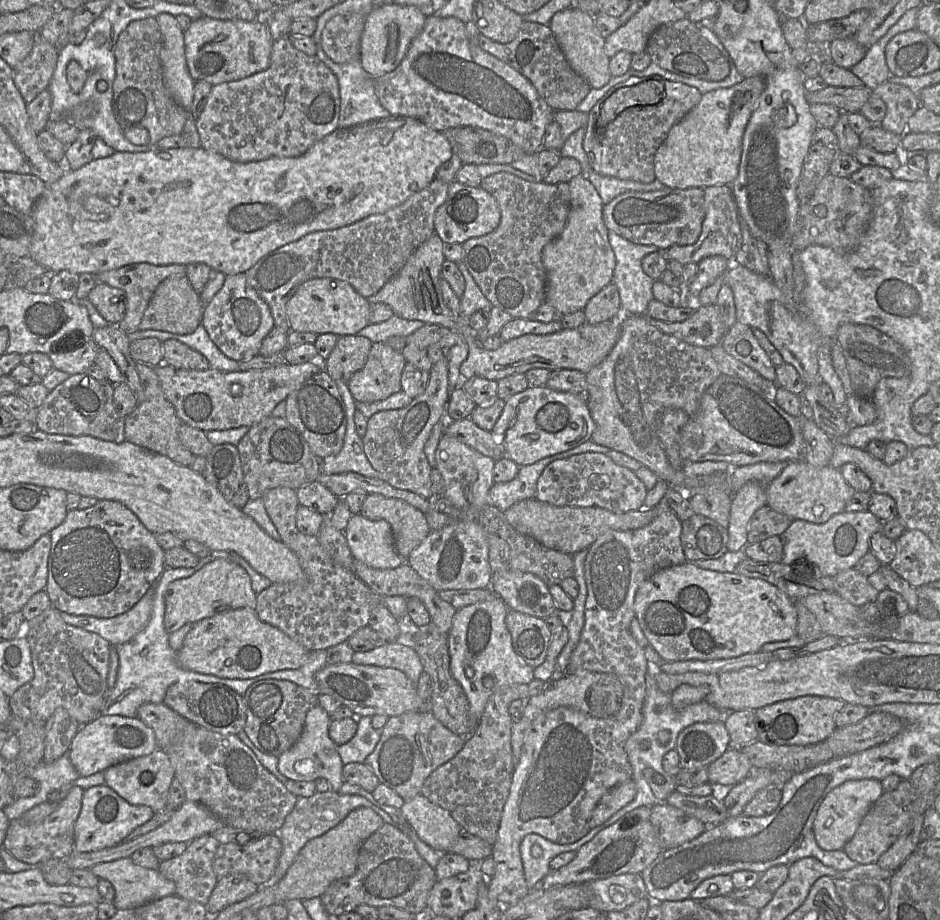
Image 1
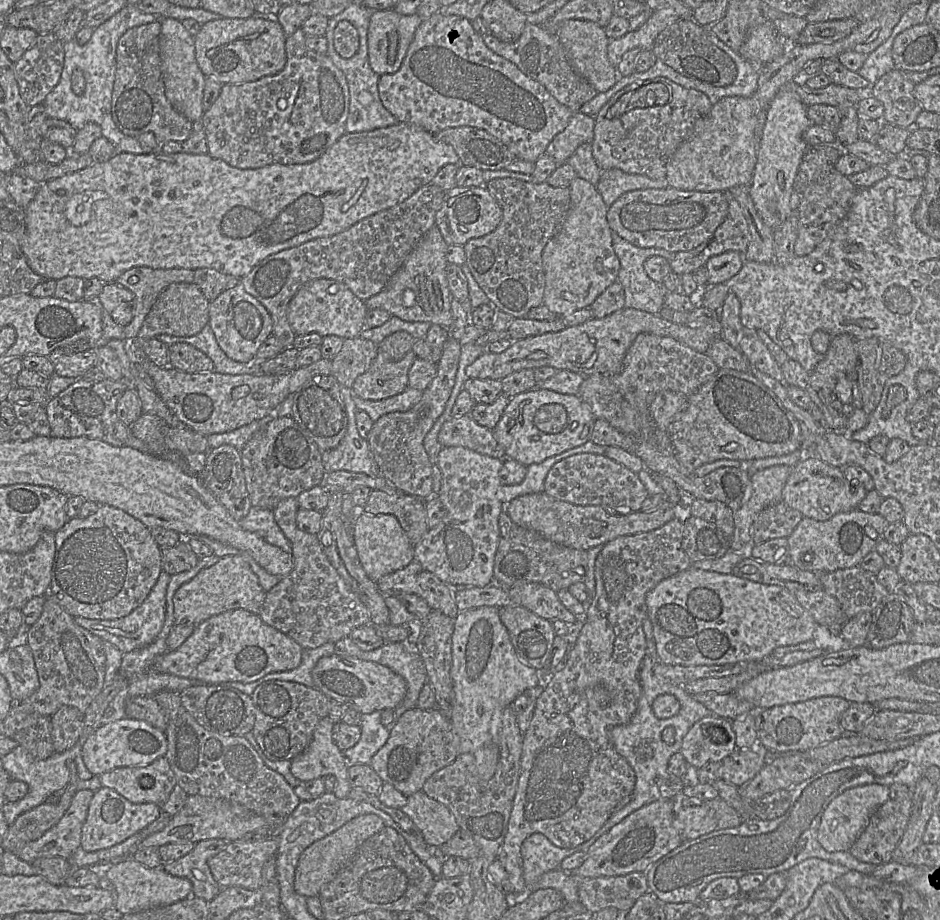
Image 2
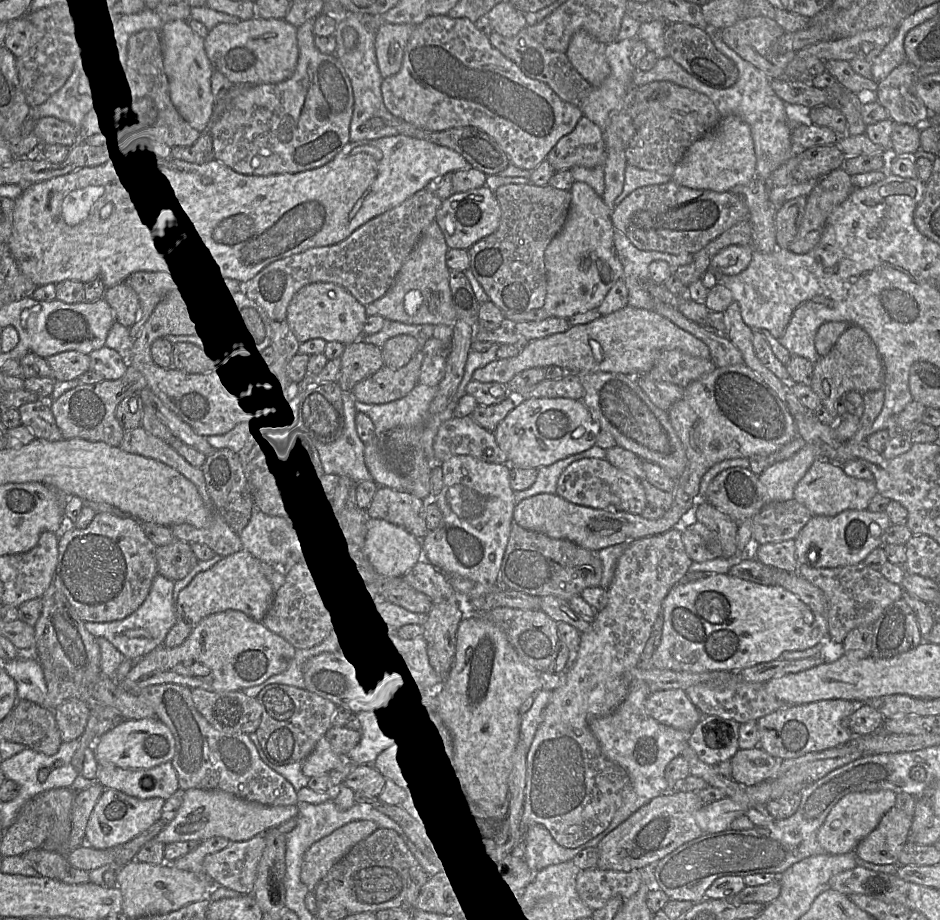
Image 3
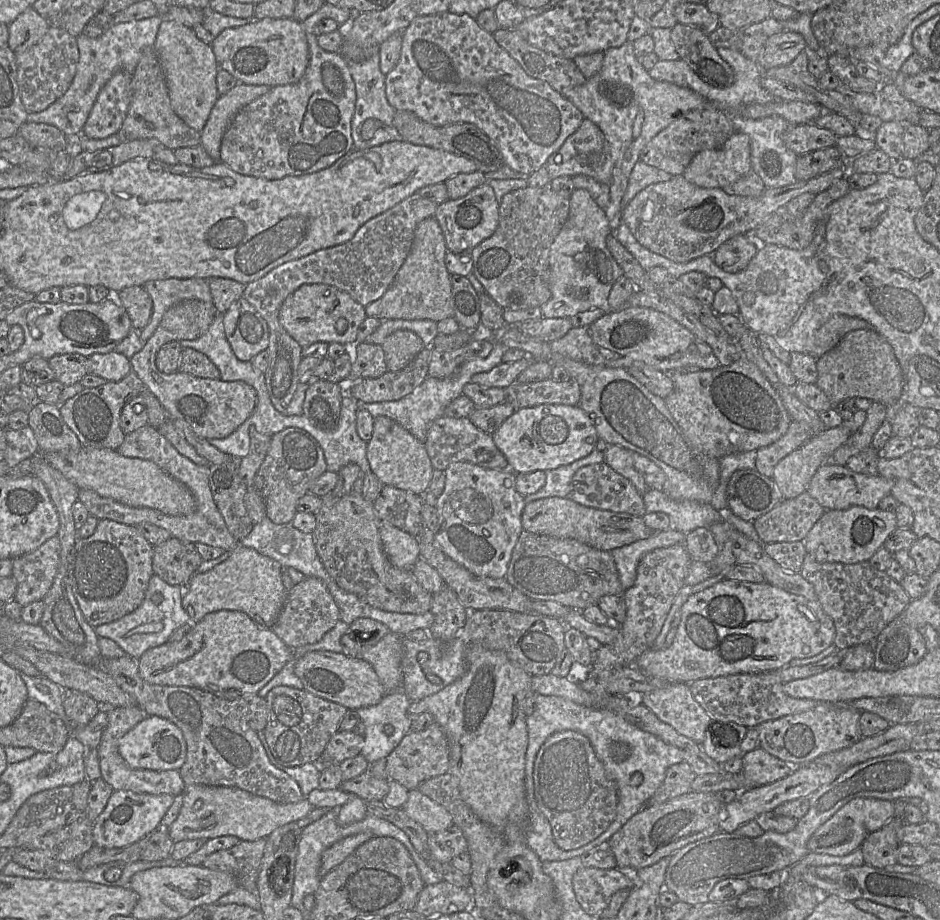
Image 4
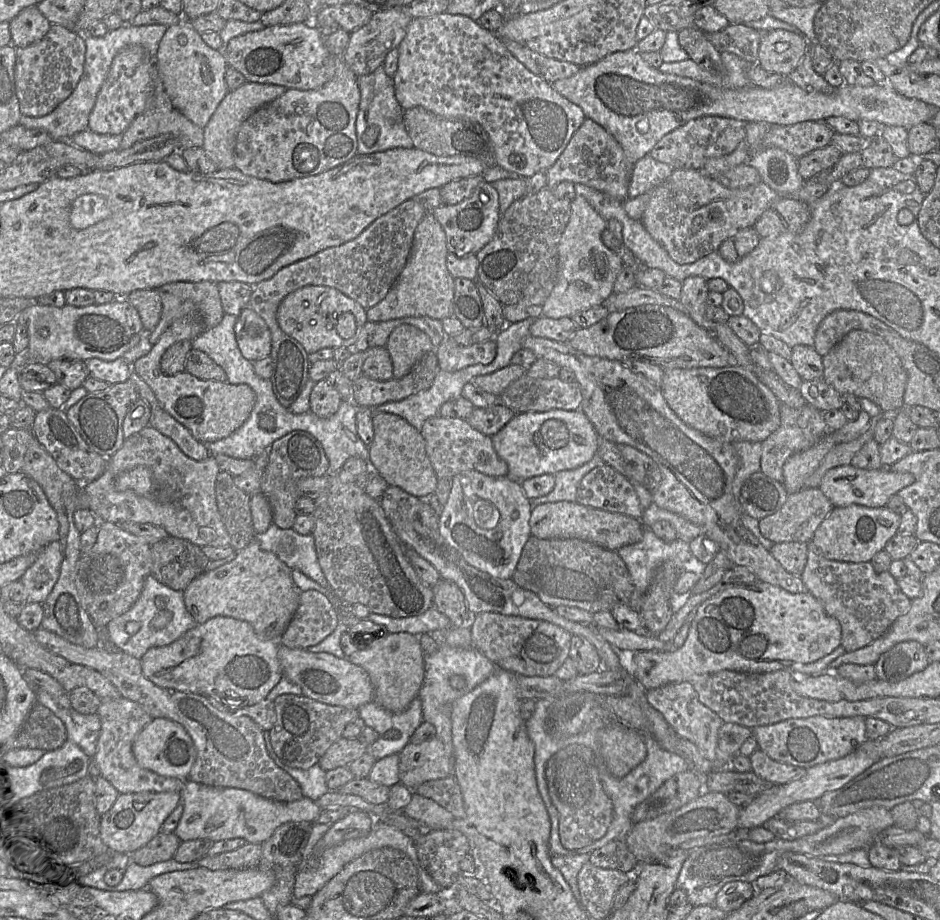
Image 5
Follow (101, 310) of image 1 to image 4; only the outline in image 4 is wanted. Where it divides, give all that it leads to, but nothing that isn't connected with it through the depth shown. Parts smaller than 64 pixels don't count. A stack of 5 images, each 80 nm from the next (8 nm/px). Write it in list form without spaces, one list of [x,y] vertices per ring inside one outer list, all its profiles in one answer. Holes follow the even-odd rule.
[[[142,286],[125,288],[115,293],[114,297],[126,310],[133,329],[140,331],[149,323],[153,311],[153,301]]]

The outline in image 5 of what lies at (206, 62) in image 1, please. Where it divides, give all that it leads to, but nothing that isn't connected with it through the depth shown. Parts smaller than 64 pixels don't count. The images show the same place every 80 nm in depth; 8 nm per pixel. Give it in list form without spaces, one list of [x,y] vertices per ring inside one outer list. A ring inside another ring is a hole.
[[[310,21],[273,25],[234,37],[218,51],[221,51],[228,66],[243,74],[248,82],[314,90],[335,75],[341,57],[328,50],[324,38],[320,29]]]

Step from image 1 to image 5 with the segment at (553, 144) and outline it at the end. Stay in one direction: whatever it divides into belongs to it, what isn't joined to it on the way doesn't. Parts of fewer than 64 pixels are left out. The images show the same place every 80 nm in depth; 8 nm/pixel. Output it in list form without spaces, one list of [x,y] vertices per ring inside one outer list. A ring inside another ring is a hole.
[[[586,117],[556,162],[546,170],[547,187],[553,190],[560,182],[570,181],[585,184],[613,199],[624,201],[628,198],[633,166],[618,141],[600,124]]]

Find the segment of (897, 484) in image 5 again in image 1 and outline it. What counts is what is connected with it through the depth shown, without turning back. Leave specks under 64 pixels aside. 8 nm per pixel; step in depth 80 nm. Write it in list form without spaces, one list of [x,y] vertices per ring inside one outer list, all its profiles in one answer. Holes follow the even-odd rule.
[[[802,459],[790,462],[767,484],[766,506],[792,519],[822,524],[835,514],[845,511],[847,502],[855,492],[856,490],[846,482],[839,469],[830,465],[816,467]]]

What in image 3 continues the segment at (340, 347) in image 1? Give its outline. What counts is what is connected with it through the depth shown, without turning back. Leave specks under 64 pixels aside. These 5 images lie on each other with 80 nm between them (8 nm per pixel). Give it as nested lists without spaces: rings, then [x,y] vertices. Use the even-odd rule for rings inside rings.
[[[358,339],[346,345],[341,355],[338,383],[343,391],[351,391],[355,384],[376,373],[382,366],[381,347]]]

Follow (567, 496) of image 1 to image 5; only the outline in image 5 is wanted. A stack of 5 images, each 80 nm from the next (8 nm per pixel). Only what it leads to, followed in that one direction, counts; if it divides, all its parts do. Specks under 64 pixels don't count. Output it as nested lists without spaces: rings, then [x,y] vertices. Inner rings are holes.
[[[607,464],[592,469],[582,478],[576,501],[637,519],[644,513],[632,482]]]

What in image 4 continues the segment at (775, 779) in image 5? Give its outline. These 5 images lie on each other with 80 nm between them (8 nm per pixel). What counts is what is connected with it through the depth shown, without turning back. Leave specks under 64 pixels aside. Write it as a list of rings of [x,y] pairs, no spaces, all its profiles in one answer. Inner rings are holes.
[[[759,746],[740,756],[743,760],[741,775],[750,786],[773,783],[795,770],[793,766],[769,754]]]

